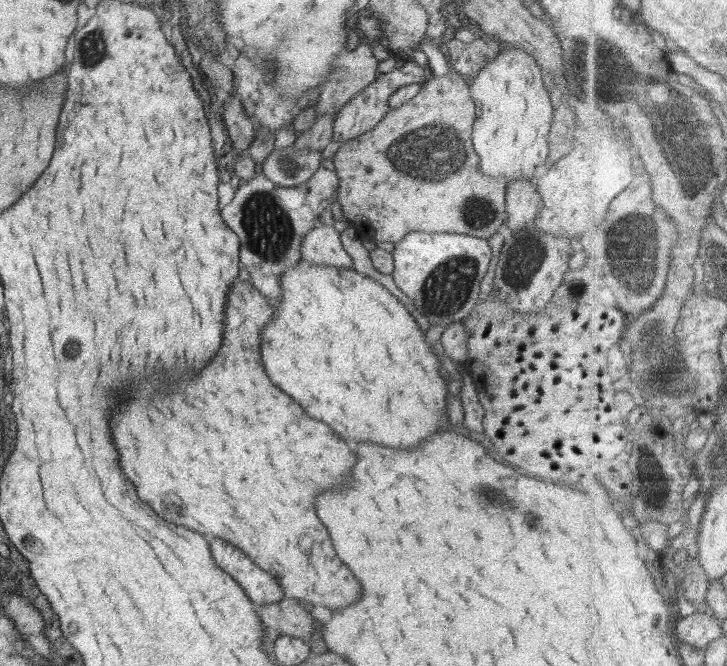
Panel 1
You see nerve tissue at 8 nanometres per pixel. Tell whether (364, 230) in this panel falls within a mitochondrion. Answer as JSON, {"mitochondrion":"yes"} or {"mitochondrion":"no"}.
{"mitochondrion":"no"}

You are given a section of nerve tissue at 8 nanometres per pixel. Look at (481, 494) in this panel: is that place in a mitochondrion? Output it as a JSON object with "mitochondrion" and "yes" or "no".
{"mitochondrion":"yes"}

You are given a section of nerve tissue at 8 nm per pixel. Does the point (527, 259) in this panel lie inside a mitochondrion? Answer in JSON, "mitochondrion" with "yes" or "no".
{"mitochondrion":"yes"}

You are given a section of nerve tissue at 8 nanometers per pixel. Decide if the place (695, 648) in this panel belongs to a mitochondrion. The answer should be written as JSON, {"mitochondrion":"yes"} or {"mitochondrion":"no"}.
{"mitochondrion":"no"}

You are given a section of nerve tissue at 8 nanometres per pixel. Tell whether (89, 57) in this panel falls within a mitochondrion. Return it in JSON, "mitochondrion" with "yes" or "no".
{"mitochondrion":"yes"}

